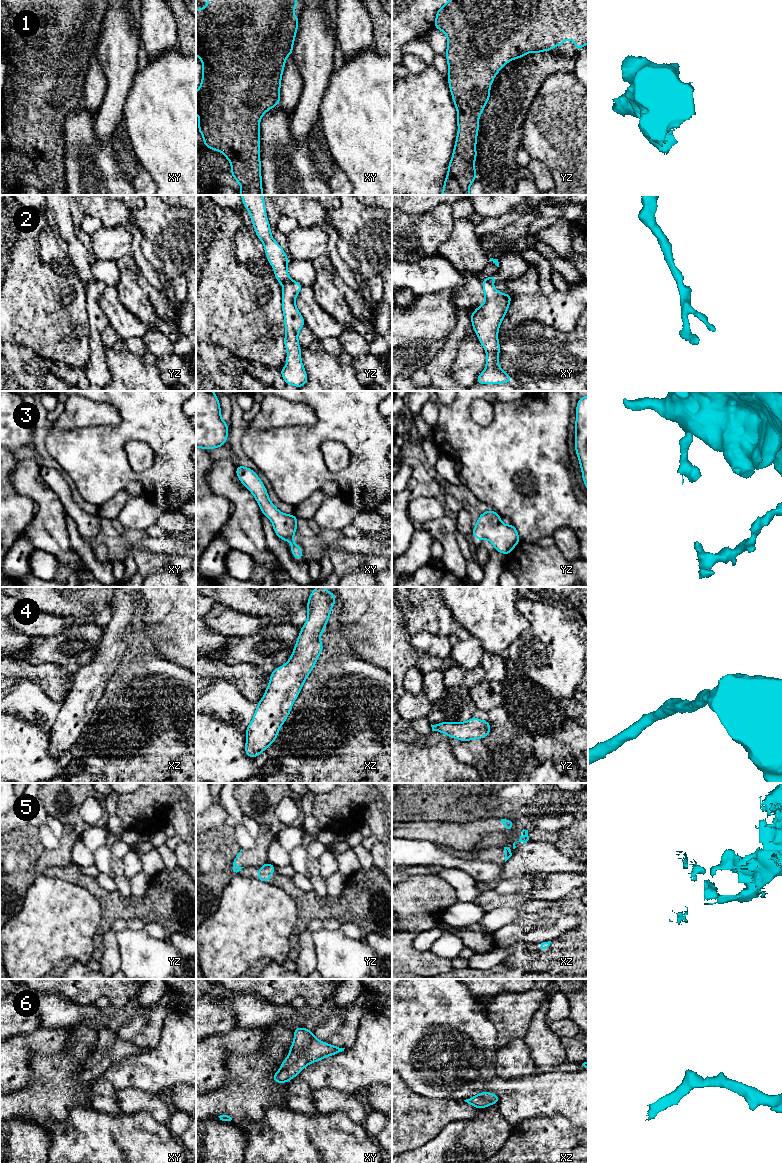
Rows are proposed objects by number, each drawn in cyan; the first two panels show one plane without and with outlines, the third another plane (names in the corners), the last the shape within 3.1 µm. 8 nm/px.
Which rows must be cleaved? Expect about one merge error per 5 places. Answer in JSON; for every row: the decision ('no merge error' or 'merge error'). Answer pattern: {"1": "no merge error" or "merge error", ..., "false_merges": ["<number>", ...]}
{"1": "no merge error", "2": "no merge error", "3": "no merge error", "4": "no merge error", "5": "merge error", "6": "no merge error", "false_merges": ["5"]}

